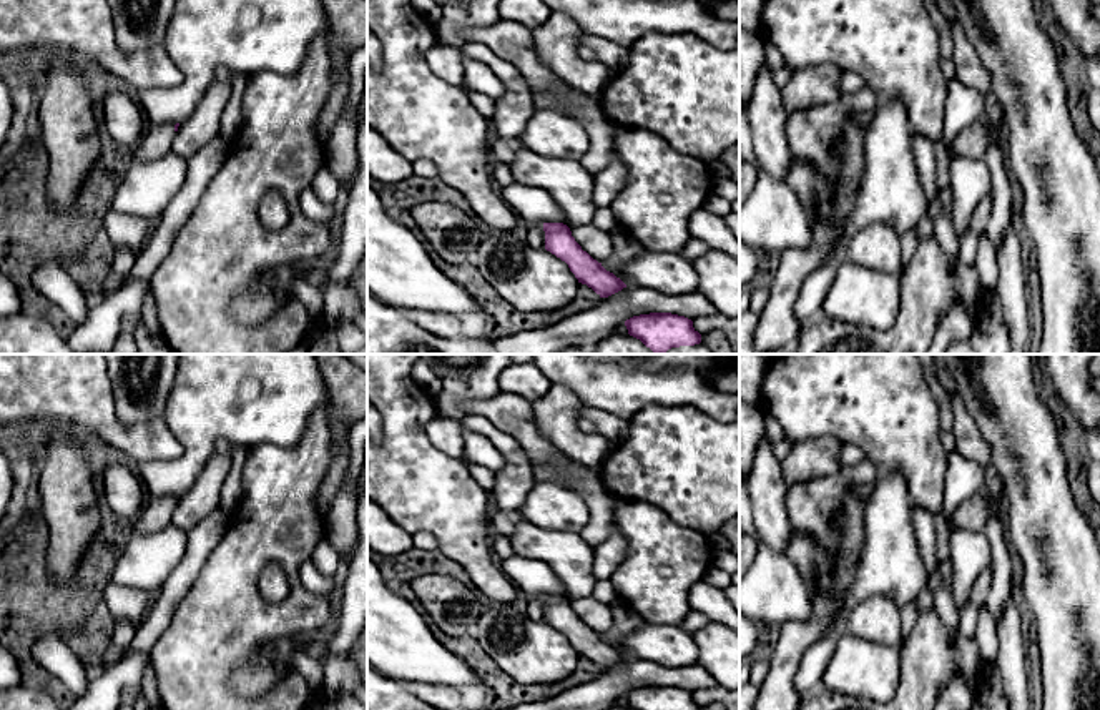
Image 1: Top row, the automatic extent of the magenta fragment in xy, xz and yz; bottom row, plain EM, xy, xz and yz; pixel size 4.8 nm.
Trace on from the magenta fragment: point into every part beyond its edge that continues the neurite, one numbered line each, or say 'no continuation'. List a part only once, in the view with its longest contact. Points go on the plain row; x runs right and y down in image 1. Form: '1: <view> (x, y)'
1: xy (157, 514)

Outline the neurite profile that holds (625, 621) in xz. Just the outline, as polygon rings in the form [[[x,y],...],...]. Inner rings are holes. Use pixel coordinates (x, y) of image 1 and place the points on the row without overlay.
[[[621,599],[611,604],[613,629],[620,635],[633,634],[641,629],[646,622]]]

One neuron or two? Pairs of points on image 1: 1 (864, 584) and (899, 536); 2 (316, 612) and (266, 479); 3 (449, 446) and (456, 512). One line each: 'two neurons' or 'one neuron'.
1: one neuron
2: one neuron
3: two neurons

